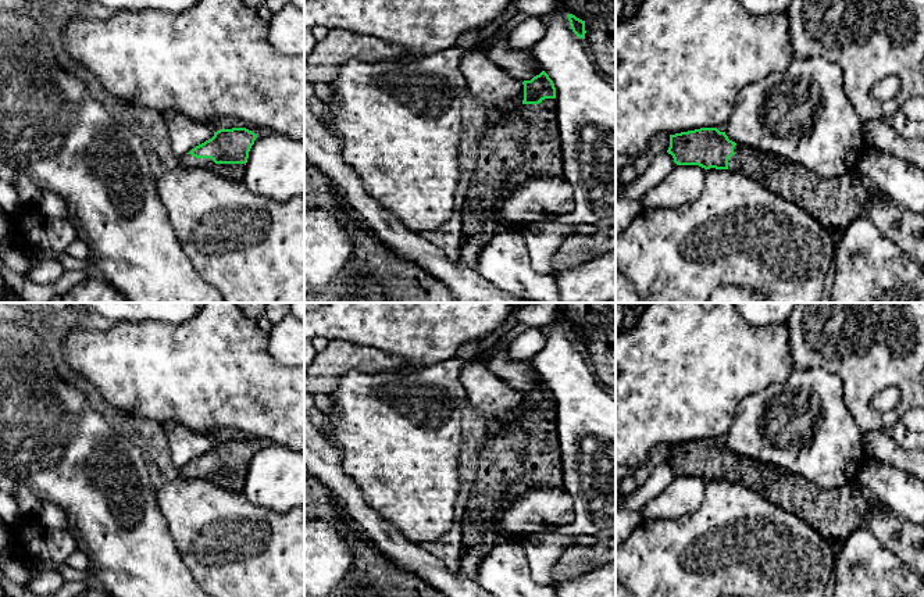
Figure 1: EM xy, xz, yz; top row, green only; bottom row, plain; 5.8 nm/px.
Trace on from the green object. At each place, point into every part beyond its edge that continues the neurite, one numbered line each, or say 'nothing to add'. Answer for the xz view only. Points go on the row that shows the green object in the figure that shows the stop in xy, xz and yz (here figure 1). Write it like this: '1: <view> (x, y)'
1: xz (527, 145)

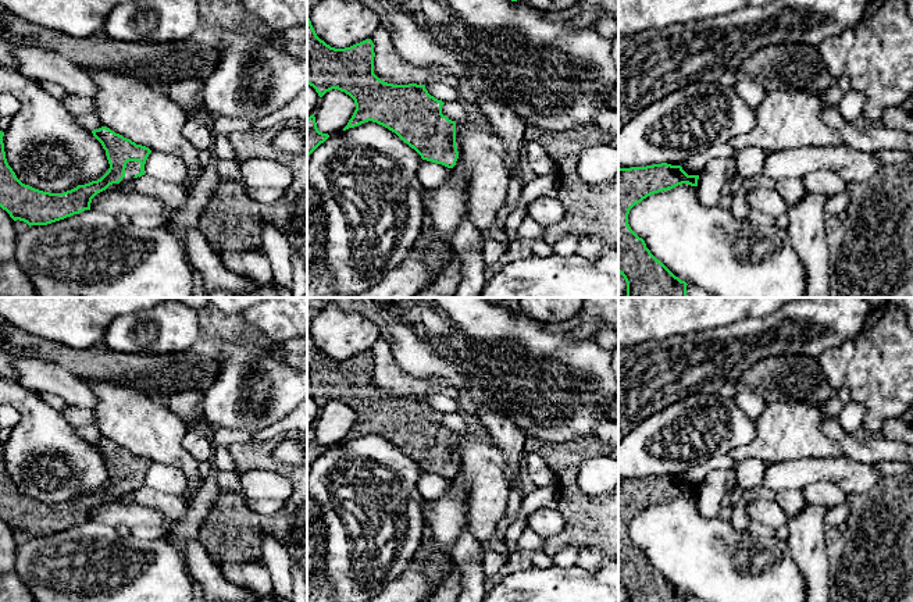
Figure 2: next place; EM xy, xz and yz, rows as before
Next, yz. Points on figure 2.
nothing to add

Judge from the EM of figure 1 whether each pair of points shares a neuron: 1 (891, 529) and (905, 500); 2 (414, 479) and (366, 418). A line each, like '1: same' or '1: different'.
1: different
2: same

